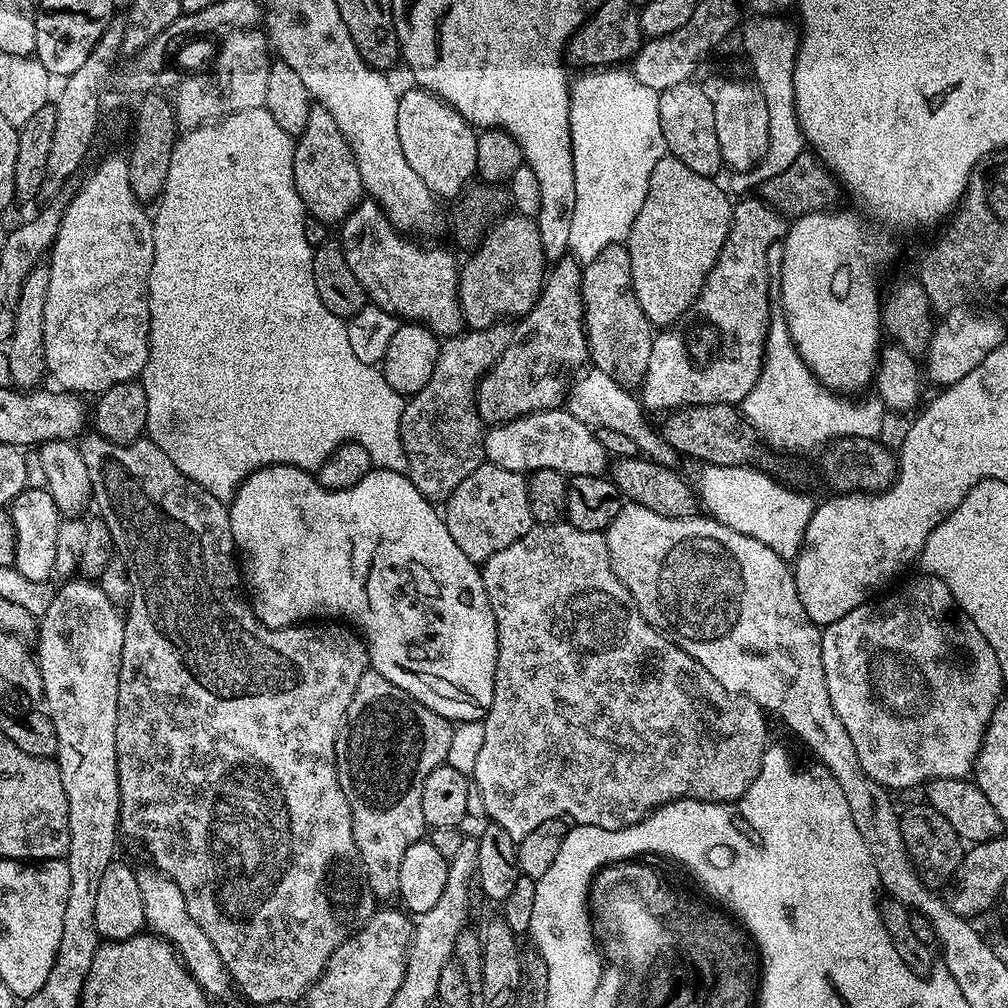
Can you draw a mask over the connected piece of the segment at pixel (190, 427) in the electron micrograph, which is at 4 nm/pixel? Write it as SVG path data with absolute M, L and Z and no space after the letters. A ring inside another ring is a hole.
M265 107L242 110L241 112L235 112L215 122L205 122L198 128L187 129L187 131L177 139L176 145L172 148L170 174L166 174L166 186L158 201L158 207L160 207L160 209L154 212L152 222L152 229L154 230L154 262L150 266L150 282L148 283L150 342L148 343L148 361L142 373L142 383L146 390L146 402L148 403L148 426L146 436L147 439L154 441L154 443L168 455L170 462L174 462L174 466L178 466L178 470L182 470L182 474L186 474L186 478L198 482L198 486L202 486L210 494L214 494L219 500L225 502L231 501L232 496L236 492L236 489L239 488L241 482L243 482L251 472L256 471L257 468L265 468L271 464L289 464L295 468L315 470L319 468L322 462L326 462L326 458L339 444L348 443L344 438L344 432L348 432L348 416L344 416L344 396L340 396L340 400L336 400L336 404L324 404L324 400L312 400L312 404L308 404L308 400L304 400L304 376L372 376L373 365L358 362L358 358L354 355L354 350L350 346L350 338L348 337L347 323L345 323L341 317L330 314L330 310L326 310L326 306L322 306L322 298L318 298L318 290L314 286L314 262L312 261L314 246L310 242L306 242L306 234L302 230L306 215L304 203L298 194L298 190L294 186L294 166L292 165L293 147L293 137L284 132L282 126L278 126L278 122L274 122L274 118Z

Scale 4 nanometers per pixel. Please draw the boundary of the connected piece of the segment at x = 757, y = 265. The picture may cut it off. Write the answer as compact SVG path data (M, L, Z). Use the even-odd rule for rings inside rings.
M752 194L749 200L736 200L732 206L732 225L726 234L726 242L722 246L722 254L718 254L718 262L710 270L710 274L706 278L704 288L700 292L700 296L692 303L686 315L675 326L669 327L667 330L660 330L652 337L652 349L650 350L650 366L644 375L644 383L639 385L638 399L649 413L660 412L659 414L667 414L674 408L688 408L691 404L730 404L739 405L746 398L746 394L750 394L750 390L754 390L754 382L758 382L758 374L760 366L764 359L764 342L768 339L768 322L773 319L772 304L768 301L768 295L773 295L774 284L768 281L770 269L768 267L768 251L774 243L783 241L784 233L788 231L789 221L785 219L781 213L777 212L772 205L760 199L759 195Z

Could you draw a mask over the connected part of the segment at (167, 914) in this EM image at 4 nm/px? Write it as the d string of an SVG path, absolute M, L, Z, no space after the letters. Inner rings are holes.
M155 867L137 871L138 890L142 890L142 908L144 910L144 923L160 939L168 941L176 949L176 955L184 963L184 968L198 982L205 996L215 998L224 996L230 989L230 977L222 958L218 958L218 950L214 950L214 942L202 934L202 926L190 918L188 906L190 901L182 898L182 890L169 880L162 872L156 871Z

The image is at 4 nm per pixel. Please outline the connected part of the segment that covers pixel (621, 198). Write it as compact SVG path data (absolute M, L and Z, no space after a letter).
M609 66L599 70L588 70L571 81L570 84L570 138L572 139L572 153L574 154L574 222L570 226L570 242L568 247L571 255L581 262L598 258L602 250L611 244L624 244L630 230L634 226L634 218L638 218L638 210L642 210L642 202L646 202L646 190L650 182L650 174L654 174L654 166L662 155L662 126L658 122L658 93L650 86L642 86L638 78L631 71L620 66Z

